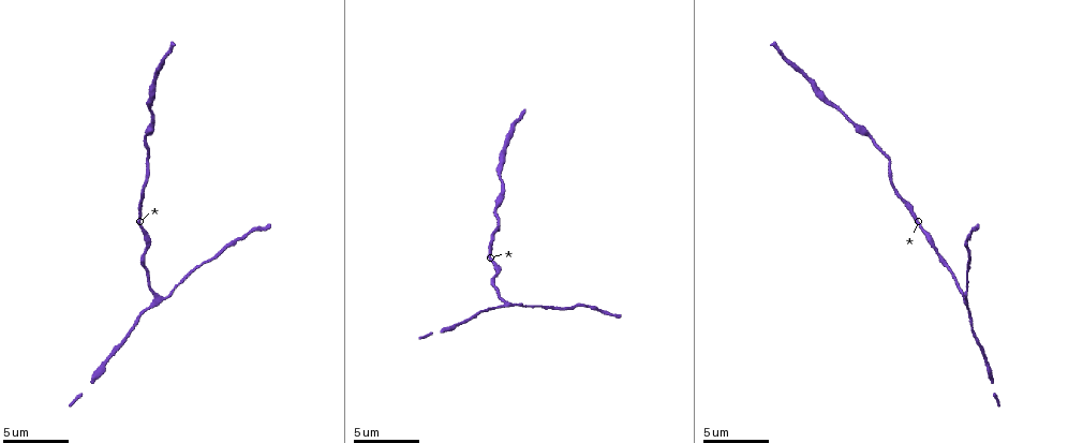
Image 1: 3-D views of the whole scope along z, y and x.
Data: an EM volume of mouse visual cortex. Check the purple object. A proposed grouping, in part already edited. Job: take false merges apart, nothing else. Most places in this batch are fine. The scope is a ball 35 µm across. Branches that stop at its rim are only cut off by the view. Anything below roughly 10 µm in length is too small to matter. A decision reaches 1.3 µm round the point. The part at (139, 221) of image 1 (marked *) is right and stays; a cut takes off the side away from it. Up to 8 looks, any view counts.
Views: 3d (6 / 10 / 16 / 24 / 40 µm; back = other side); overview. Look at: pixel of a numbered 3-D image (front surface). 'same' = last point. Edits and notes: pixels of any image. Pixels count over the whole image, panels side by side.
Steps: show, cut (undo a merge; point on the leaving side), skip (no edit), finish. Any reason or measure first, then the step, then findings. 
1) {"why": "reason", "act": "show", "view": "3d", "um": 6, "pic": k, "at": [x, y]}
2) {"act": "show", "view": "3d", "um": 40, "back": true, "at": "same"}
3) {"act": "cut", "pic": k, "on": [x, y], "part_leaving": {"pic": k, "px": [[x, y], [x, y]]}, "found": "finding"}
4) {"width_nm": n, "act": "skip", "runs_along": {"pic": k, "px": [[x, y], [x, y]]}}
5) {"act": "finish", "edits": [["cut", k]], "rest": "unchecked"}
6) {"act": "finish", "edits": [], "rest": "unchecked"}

{"why": "thick turns thin", "act": "show", "view": "3d", "um": 16, "pic": 1, "at": [495, 216]}

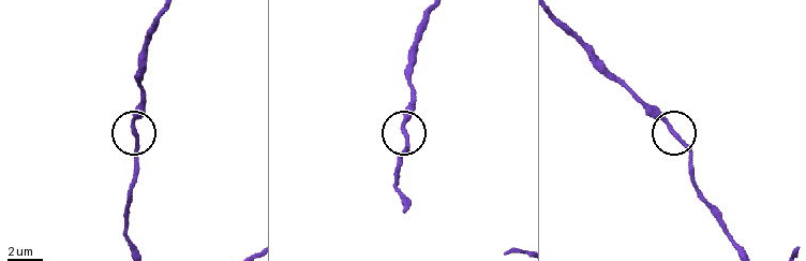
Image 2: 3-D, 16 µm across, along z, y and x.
{"act": "show", "view": "3d", "um": 6, "pic": 2, "at": [405, 132]}

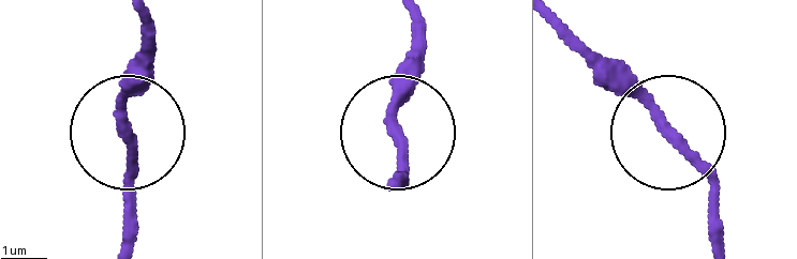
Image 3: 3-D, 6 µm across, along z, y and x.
{"width_nm": 230, "act": "skip", "found": "continuous, no second neuron"}

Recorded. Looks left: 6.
{"why": "thick turns thin", "act": "show", "view": "3d", "um": 10, "pic": 1, "at": [834, 103]}

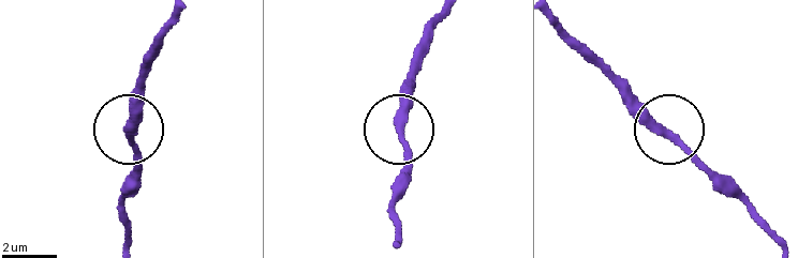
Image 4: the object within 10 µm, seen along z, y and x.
{"act": "skip", "runs_along": {"pic": 4, "px": [[781, 246], [606, 70]]}, "found": "one neuron here"}

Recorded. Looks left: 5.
{"why": "thick turns thin", "act": "show", "view": "3d", "um": 10, "pic": 1, "at": [493, 276]}

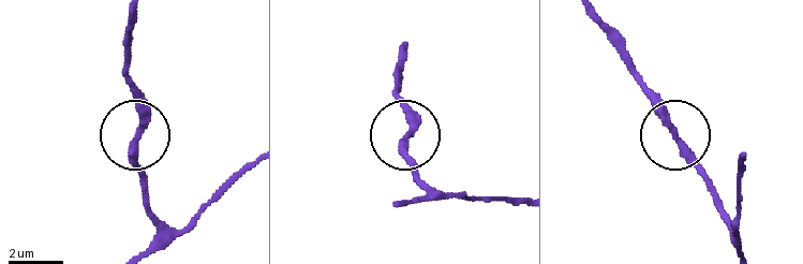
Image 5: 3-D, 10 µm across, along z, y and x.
{"why": "from behind", "act": "show", "view": "3d", "um": 10, "back": true, "pic": 5, "at": [137, 140]}

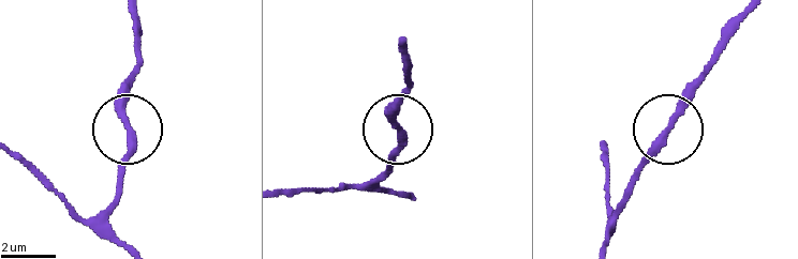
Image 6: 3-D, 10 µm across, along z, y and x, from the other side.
{"act": "skip", "runs_along": {"pic": 6, "px": [[709, 62], [661, 150], [629, 182]]}, "found": "continuous, no second neuron"}

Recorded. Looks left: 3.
{"why": "calibre changes", "act": "show", "view": "3d", "um": 16, "pic": 1, "at": [144, 310]}

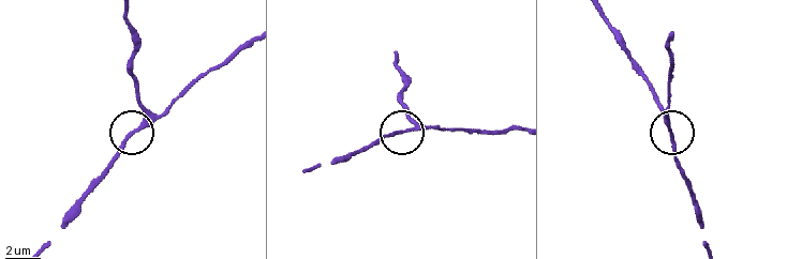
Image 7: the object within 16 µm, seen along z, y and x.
{"width_nm": 200, "act": "skip", "runs_along": {"pic": 7, "px": [[605, 17], [671, 127], [679, 165]]}, "found": "continuous, no second neuron"}

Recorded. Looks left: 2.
{"act": "finish", "edits": [], "rest": "unchecked"}

